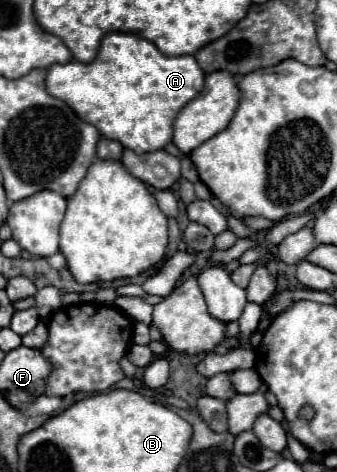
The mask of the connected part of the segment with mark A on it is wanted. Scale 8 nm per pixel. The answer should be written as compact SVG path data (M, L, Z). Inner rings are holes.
M108 33L92 63L68 61L48 67L46 91L72 107L82 121L96 125L102 137L120 141L134 153L150 153L172 139L174 117L200 93L204 77L192 55L168 57L134 33Z

